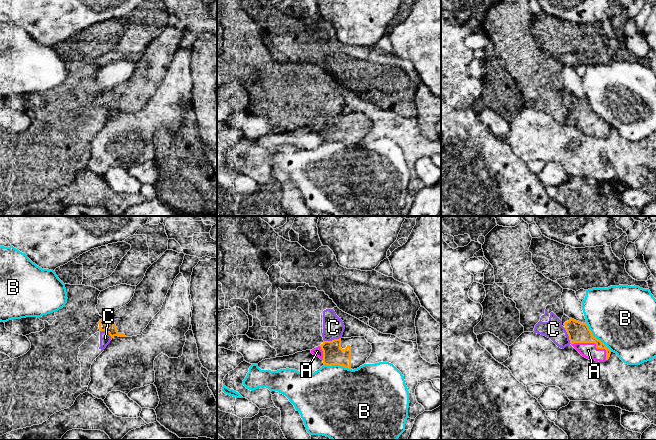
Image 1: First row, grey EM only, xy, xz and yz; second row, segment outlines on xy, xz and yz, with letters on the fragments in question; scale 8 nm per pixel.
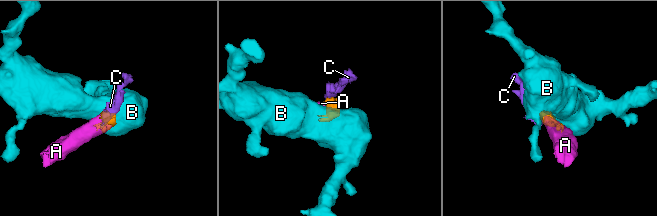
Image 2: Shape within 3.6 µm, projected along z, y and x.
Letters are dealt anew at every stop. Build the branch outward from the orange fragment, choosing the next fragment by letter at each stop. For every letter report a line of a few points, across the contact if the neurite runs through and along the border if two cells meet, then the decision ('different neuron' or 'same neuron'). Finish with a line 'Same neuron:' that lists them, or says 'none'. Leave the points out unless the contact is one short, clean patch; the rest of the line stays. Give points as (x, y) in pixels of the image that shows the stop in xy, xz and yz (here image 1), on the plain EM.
A: same neuron
B: line yz (586, 98), (591, 109), (611, 127); different neuron
C: line xz (340, 113), (324, 117); different neuron
Same neuron: A

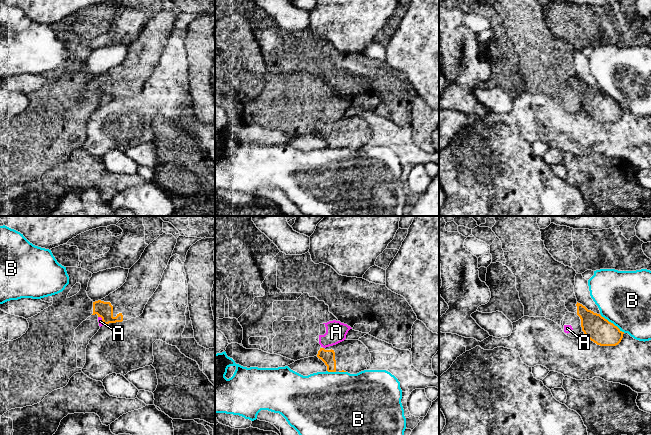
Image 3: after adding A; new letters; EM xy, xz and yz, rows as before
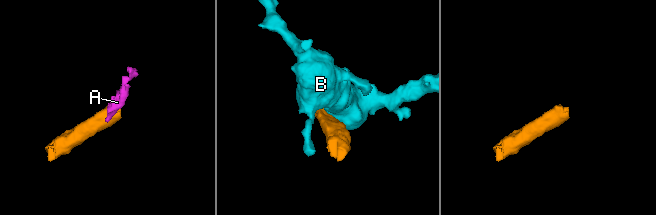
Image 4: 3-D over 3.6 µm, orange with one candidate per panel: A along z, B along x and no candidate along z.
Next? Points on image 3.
A: line xy (98, 92), (103, 99); different neuron
B: line yz (600, 91), (624, 108); different neuron
Same neuron: none

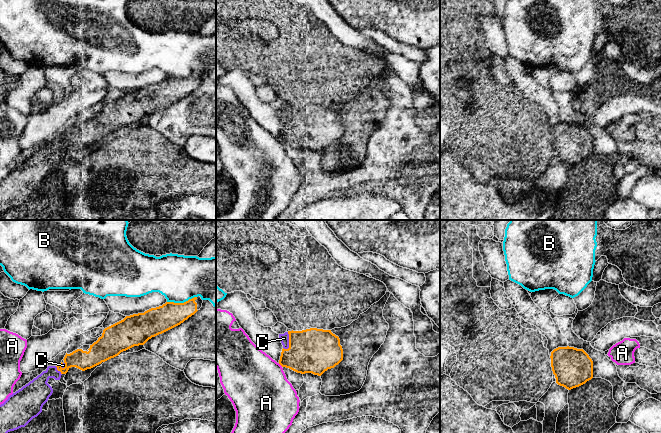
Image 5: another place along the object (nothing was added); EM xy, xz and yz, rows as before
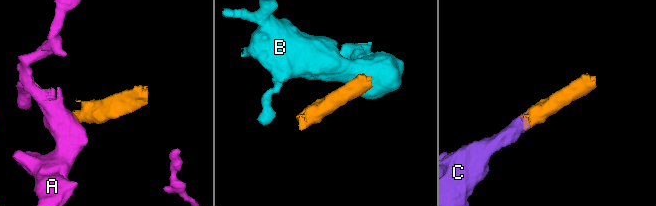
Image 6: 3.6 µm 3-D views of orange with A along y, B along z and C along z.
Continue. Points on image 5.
A: line xz (278, 139), (282, 142); different neuron
B: line xy (196, 72), (183, 78), (167, 78); different neuron
C: line xz (313, 126), (302, 126), (289, 118), (284, 114); same neuron
Same neuron: C

